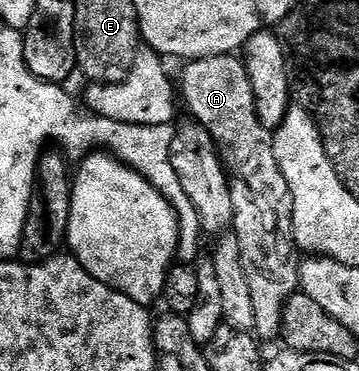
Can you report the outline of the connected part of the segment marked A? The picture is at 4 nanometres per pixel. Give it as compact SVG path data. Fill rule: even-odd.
M231 54L229 56L209 56L208 58L200 58L199 60L189 61L185 65L186 68L182 72L182 88L180 84L180 96L186 99L186 104L190 107L190 112L195 121L204 126L204 130L210 132L210 136L214 139L214 145L218 148L218 155L222 157L224 171L230 182L230 194L232 196L232 210L234 211L234 222L232 225L232 234L240 242L240 262L244 266L244 278L248 280L248 290L252 296L252 310L254 311L254 327L252 329L253 335L259 341L265 342L279 335L282 330L282 311L288 302L288 298L293 296L295 292L299 291L300 285L298 282L298 269L300 267L299 261L294 261L294 252L296 253L296 245L294 242L294 234L290 219L292 218L292 198L290 197L291 185L284 178L284 174L280 170L280 166L276 162L276 154L274 153L274 137L272 132L265 129L260 124L257 118L256 106L253 100L252 82L249 81L248 70L245 68L243 61L237 55Z

